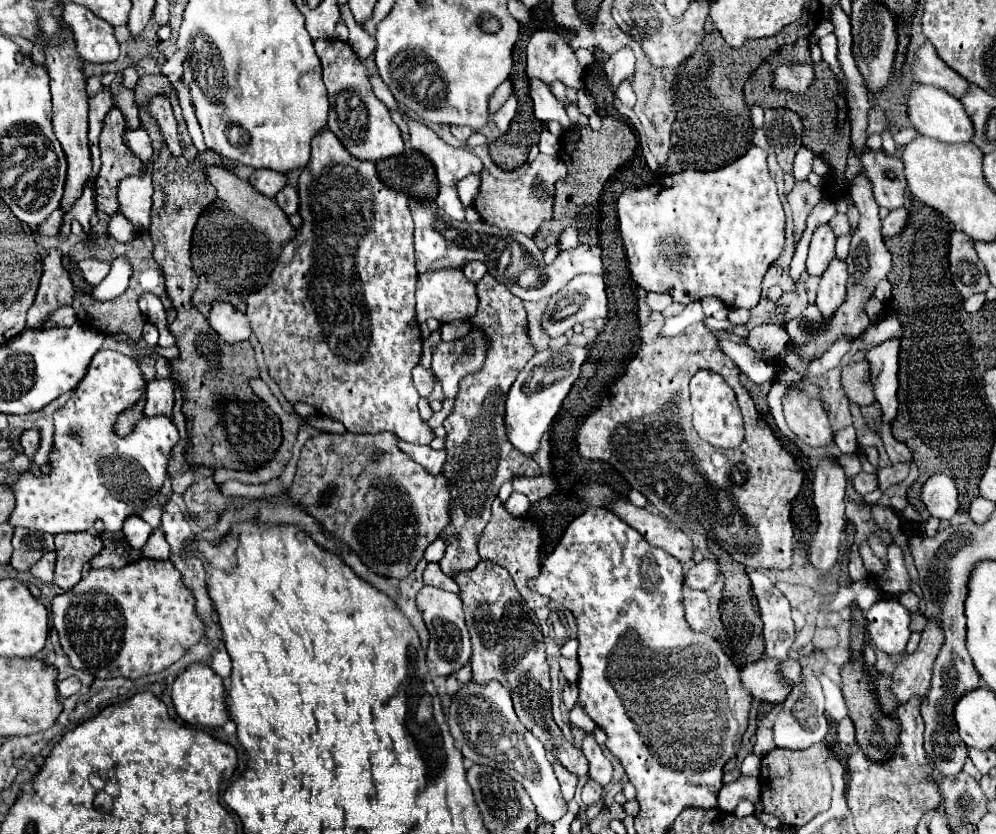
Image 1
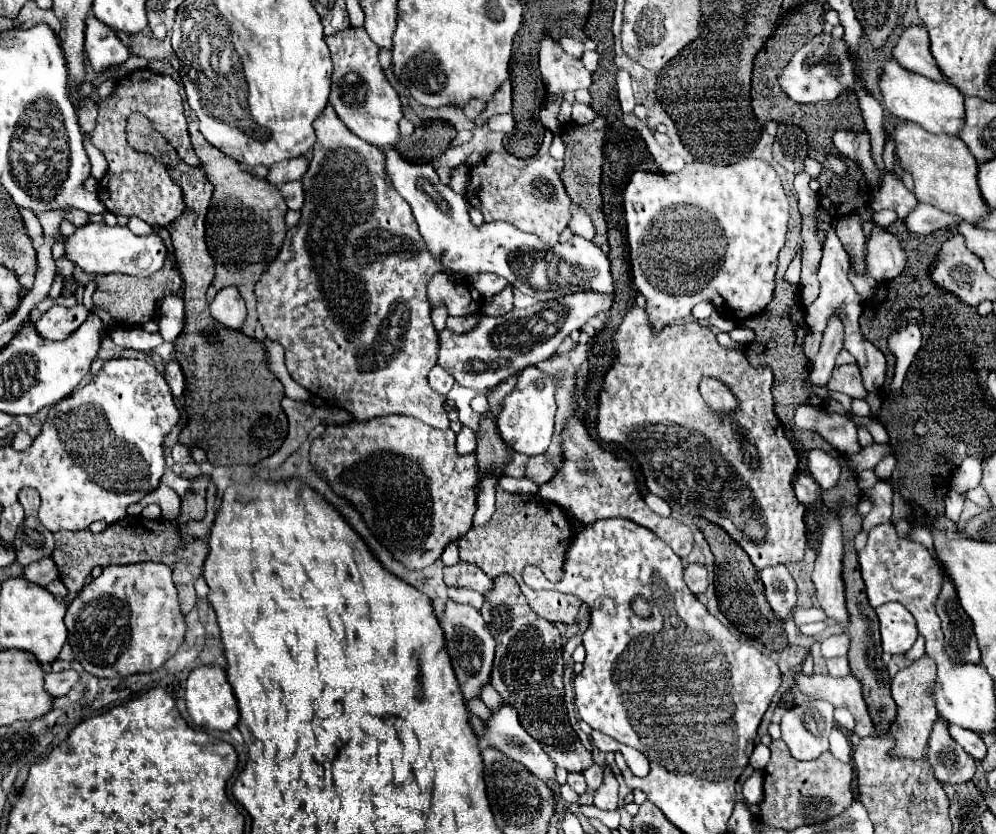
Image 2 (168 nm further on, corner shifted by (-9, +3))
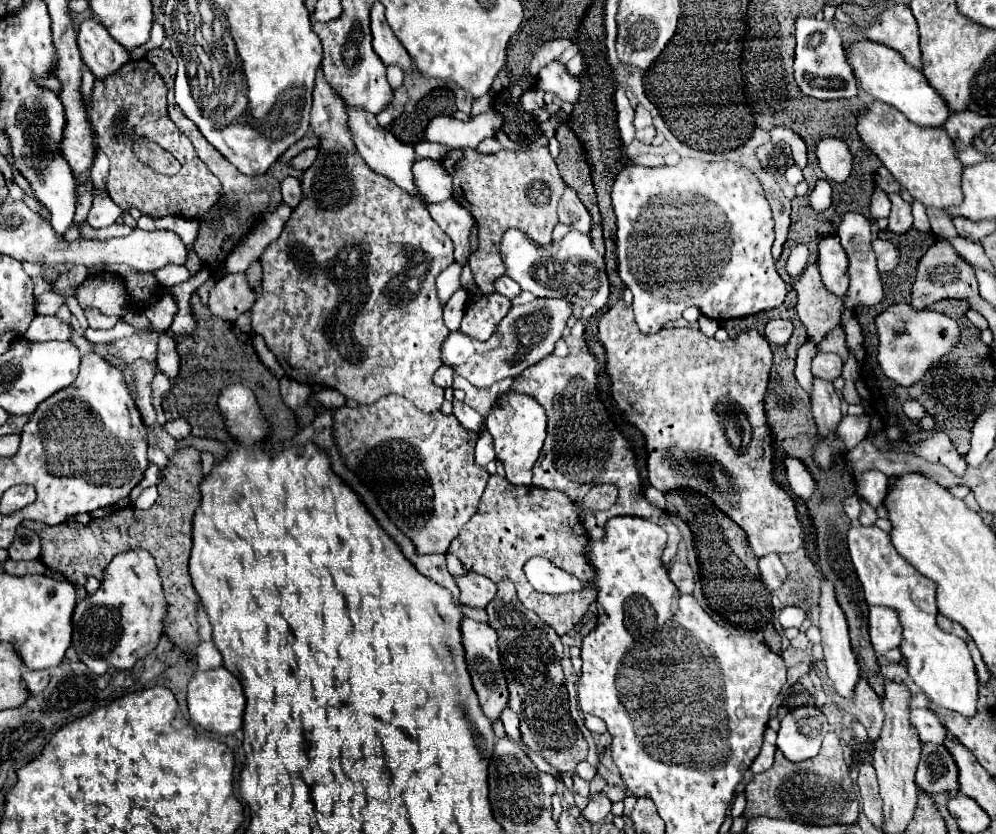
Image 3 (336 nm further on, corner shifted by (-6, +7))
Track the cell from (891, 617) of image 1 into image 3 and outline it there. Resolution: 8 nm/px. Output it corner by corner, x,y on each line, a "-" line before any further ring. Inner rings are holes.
870,607
868,627
870,627
870,643
878,655
884,655
886,651
900,647
902,629
896,611
884,607

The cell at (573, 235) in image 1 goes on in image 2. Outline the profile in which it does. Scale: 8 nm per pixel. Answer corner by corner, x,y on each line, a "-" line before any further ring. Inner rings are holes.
573,205
571,213
573,213
573,217
569,221
569,229
573,231
573,235
581,235
581,237
585,237
587,240
592,240
593,235
595,235
595,227
593,227
589,215
581,207
577,207
577,205

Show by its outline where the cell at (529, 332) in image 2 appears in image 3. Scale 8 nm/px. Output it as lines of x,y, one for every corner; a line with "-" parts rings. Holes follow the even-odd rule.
534,299
532,303
516,305
498,325
494,337
486,343
480,343
460,331
450,333
442,343
442,361
458,375
468,379
474,387
490,387
500,379
516,377
526,367
536,365
554,351
554,345
562,337
566,321
572,315
570,307
572,305
568,305
568,301
560,299

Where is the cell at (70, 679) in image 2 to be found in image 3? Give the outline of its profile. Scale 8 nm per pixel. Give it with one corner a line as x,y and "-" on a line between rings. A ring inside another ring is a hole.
24,669
22,679
24,679
24,685
26,685
28,691
40,693
48,685
48,671
30,671
30,669

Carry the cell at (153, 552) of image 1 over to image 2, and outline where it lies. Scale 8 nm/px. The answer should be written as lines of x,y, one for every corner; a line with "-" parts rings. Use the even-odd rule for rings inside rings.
161,485
155,493
148,493
147,497
143,497
139,503
134,503
127,508
128,515
140,515
142,508
149,503
157,503
163,509
163,521
179,521
181,517
181,499
179,495
167,487

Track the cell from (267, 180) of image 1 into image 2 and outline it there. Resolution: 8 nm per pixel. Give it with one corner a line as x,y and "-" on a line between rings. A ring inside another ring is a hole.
303,157
291,159
291,161
283,161
283,163
275,163
269,167
267,173
267,181
275,187
289,183
289,181
297,181
303,177
303,173
307,171
307,161

